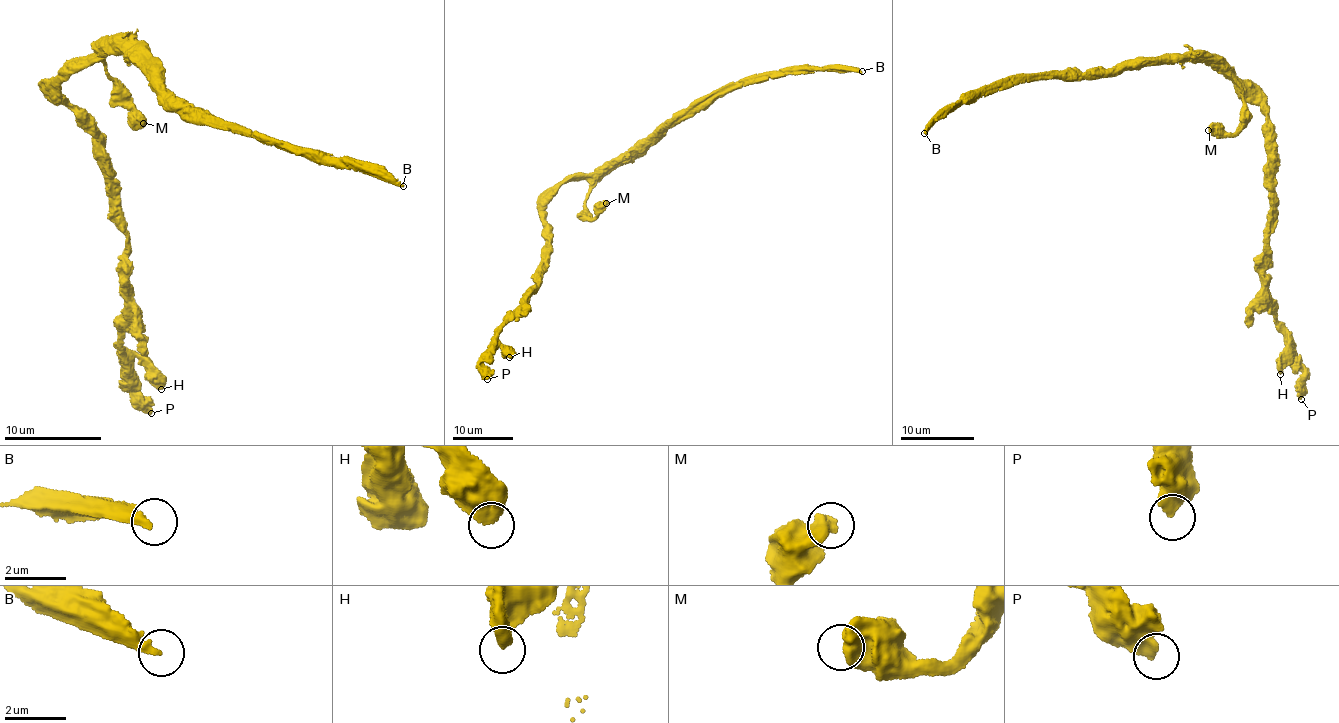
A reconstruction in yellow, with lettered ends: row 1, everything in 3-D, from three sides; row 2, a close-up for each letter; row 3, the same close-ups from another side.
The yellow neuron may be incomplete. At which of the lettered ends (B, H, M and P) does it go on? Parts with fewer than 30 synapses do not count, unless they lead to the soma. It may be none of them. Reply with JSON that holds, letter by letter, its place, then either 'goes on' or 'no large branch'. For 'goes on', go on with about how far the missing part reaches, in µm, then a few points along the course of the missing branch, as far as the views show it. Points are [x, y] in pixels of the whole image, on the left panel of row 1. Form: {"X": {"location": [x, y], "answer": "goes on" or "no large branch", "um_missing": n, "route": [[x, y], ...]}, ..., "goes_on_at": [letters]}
{"B": {"location": [403, 186], "answer": "goes on", "um_missing": 130}, "H": {"location": [161, 389], "answer": "no large branch"}, "M": {"location": [143, 123], "answer": "no large branch"}, "P": {"location": [151, 413], "answer": "no large branch"}, "goes_on_at": ["B"]}

